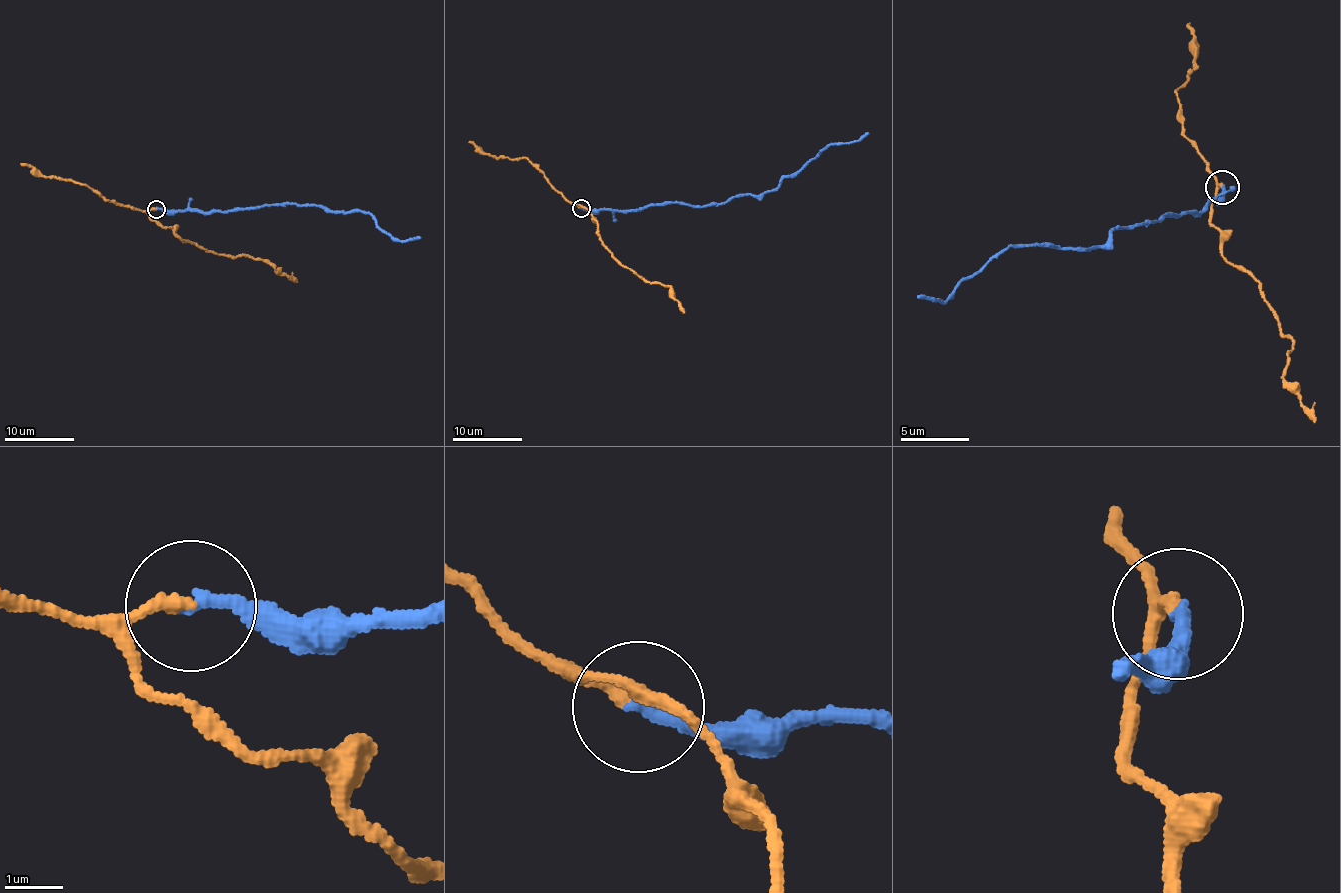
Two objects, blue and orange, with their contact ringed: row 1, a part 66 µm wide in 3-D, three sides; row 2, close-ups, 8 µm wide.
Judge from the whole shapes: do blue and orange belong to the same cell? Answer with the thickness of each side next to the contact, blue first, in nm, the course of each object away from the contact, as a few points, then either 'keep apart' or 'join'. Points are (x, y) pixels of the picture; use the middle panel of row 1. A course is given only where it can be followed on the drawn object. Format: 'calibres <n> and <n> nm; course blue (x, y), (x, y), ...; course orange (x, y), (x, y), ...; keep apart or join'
calibres 240 and 220 nm; course blue (581, 208), (710, 206), (735, 196), (760, 196), (830, 145), (860, 140), (868, 133); course orange (581, 208), (574, 203), (585, 207), (593, 217), (599, 237), (614, 257), (648, 282), (671, 288), (684, 313); keep apart

